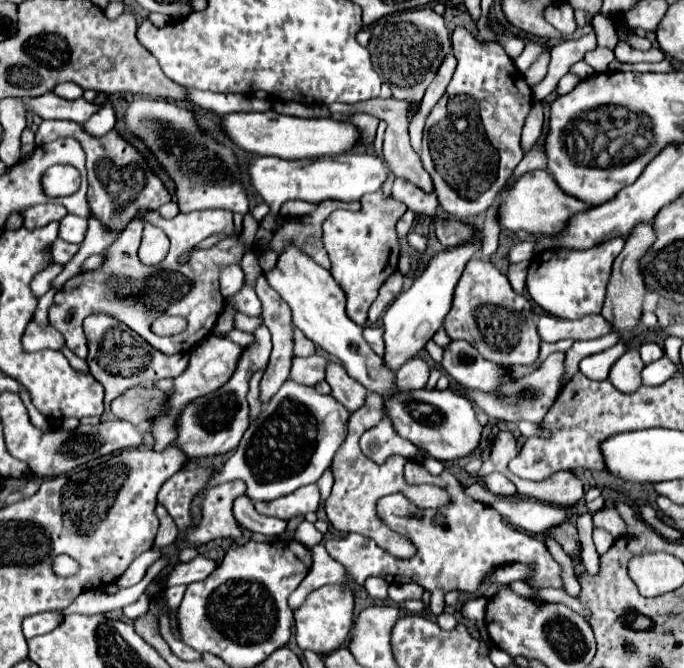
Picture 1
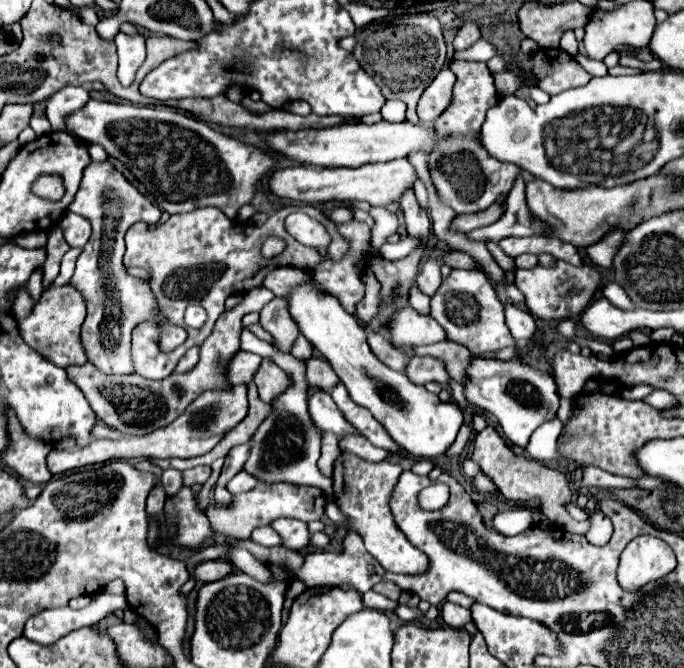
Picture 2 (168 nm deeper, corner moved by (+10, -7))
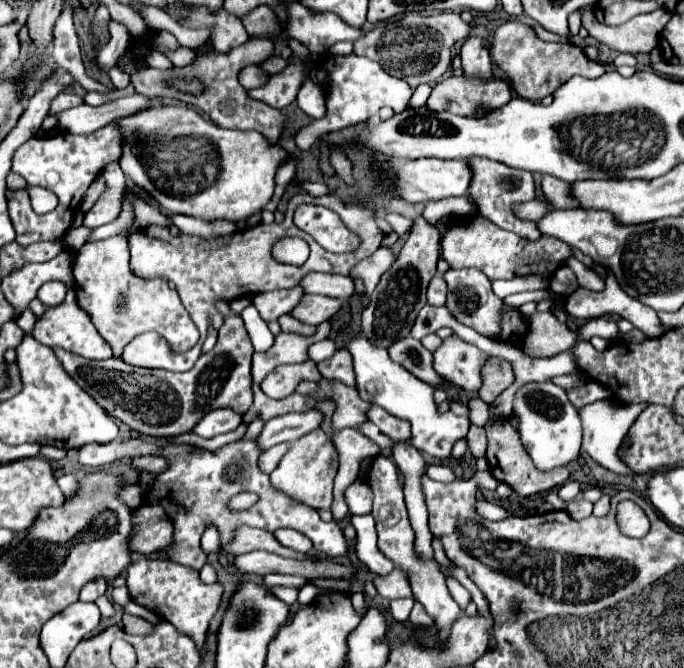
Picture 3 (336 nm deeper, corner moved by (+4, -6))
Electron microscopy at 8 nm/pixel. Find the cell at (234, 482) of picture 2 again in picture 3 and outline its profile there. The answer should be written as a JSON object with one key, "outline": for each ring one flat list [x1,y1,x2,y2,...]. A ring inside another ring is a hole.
{"outline":[[282,443,282,445,276,445,276,447,270,447,262,457,260,457,260,469,266,473,272,473,276,467,278,467,278,463,280,463,280,459,284,457,284,453,288,451,288,443]]}

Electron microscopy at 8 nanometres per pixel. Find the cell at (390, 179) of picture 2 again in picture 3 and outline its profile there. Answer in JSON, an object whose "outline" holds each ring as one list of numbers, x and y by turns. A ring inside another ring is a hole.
{"outline":[[414,159,398,167,398,195,410,203,428,203,434,199,466,195,470,181,472,181,472,169,466,161]]}

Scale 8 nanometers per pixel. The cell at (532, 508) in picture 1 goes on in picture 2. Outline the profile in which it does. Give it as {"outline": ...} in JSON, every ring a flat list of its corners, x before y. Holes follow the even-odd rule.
{"outline":[[512,508,506,512,498,512,494,516,494,528,506,536,522,534,526,528,530,528,532,518,530,512,524,508]]}

